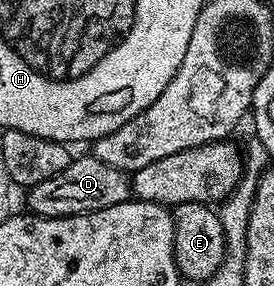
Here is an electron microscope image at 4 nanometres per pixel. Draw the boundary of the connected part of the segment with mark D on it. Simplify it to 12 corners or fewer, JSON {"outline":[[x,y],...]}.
{"outline":[[94,154],[26,189],[37,216],[132,199],[128,173]]}

